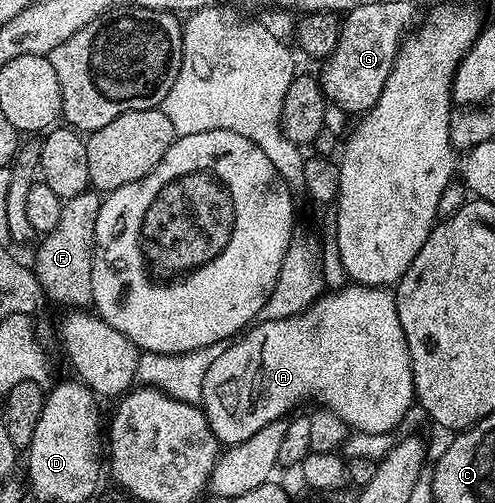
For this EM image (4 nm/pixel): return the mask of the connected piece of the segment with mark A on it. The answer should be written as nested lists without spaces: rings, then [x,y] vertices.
[[[347,284],[341,290],[325,292],[320,295],[312,306],[303,314],[298,314],[296,318],[287,320],[271,320],[270,322],[258,321],[250,325],[236,340],[230,341],[225,347],[223,356],[215,359],[215,364],[207,371],[207,376],[203,376],[201,385],[200,407],[207,416],[207,424],[211,424],[211,432],[217,437],[218,443],[226,447],[239,444],[247,440],[247,436],[255,436],[259,428],[267,428],[275,420],[289,416],[289,413],[300,404],[304,398],[313,398],[316,394],[321,394],[329,386],[329,370],[325,367],[325,342],[321,339],[321,334],[317,331],[317,322],[341,322],[341,406],[339,413],[342,421],[354,431],[363,433],[389,434],[404,420],[409,414],[409,409],[415,406],[415,395],[413,392],[413,369],[411,368],[411,356],[407,348],[407,340],[403,336],[403,324],[399,324],[399,308],[397,307],[397,296],[392,289],[383,286],[362,286],[360,284]]]

